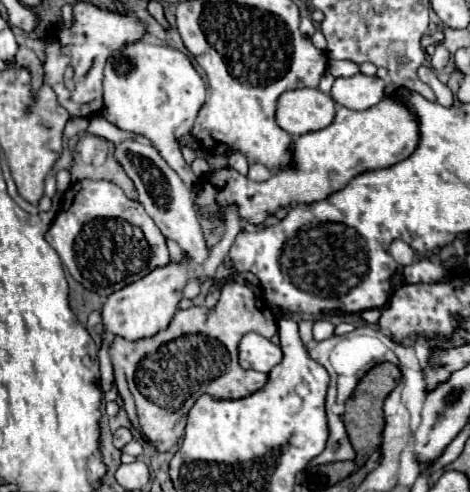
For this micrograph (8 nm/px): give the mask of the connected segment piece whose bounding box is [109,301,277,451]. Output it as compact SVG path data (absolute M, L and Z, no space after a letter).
M249 303L239 313L219 313L217 304L213 309L203 306L179 309L171 325L153 337L139 341L115 337L109 355L113 367L123 369L127 385L129 379L135 383L135 395L139 395L137 417L147 441L151 441L159 451L169 451L183 437L185 415L195 397L203 393L209 393L215 399L241 399L265 385L267 377L255 377L255 371L245 371L237 363L237 341L249 331L257 331L263 337L273 337L277 333L268 303Z

